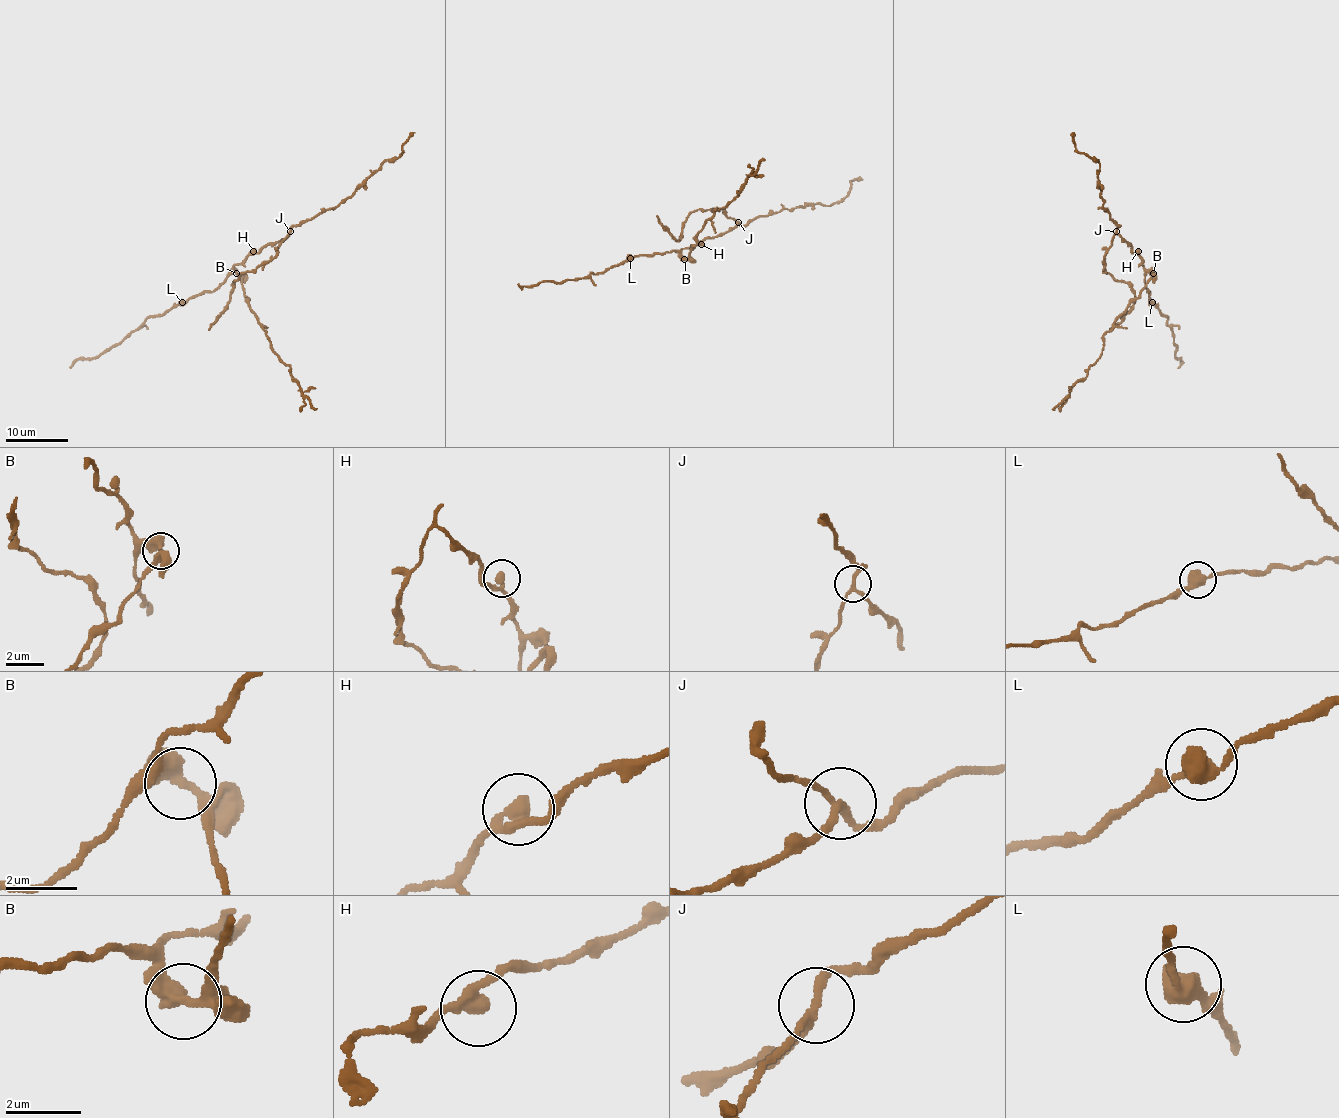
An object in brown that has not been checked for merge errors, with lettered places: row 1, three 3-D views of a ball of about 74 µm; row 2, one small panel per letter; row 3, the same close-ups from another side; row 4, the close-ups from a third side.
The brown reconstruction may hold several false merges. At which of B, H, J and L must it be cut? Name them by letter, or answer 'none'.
B, J

